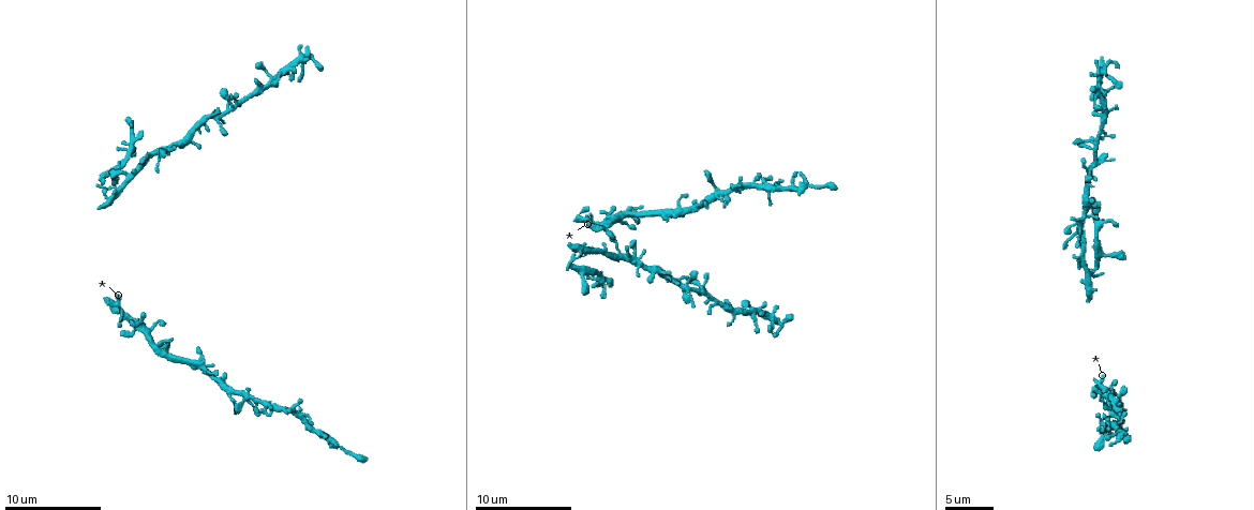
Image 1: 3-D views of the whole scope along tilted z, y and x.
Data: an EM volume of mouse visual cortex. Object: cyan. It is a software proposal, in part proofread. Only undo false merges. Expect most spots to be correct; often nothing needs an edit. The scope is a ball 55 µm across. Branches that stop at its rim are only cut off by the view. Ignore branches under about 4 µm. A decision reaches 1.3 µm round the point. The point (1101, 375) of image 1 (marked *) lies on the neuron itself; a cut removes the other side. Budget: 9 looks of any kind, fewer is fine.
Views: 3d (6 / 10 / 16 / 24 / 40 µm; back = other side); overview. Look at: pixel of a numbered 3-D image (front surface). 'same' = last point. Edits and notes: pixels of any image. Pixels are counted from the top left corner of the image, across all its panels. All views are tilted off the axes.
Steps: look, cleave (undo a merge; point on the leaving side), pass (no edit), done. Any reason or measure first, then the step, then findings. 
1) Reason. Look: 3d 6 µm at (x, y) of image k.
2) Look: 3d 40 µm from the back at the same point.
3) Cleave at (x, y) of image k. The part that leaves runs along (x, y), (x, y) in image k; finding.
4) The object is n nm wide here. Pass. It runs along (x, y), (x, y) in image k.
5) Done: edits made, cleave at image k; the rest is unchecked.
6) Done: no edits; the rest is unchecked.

A narrow waist. Look: 3d 10 µm at (639, 261) of image 1.

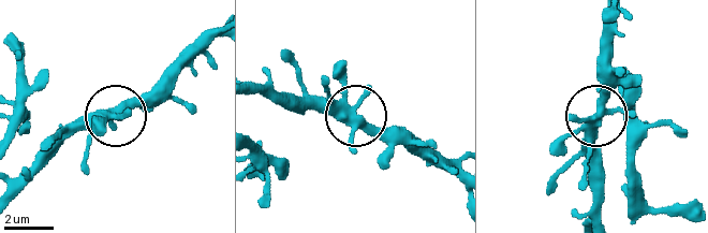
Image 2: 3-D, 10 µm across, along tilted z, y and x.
Closer look. Look: 3d 6 µm at (115, 118) of image 2.

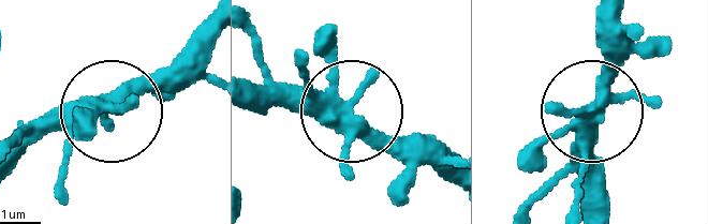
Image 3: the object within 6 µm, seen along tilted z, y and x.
Pass. One neuron here.

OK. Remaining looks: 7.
Looks like a crossing. Look: 3d 16 µm at (1094, 167) of image 1.

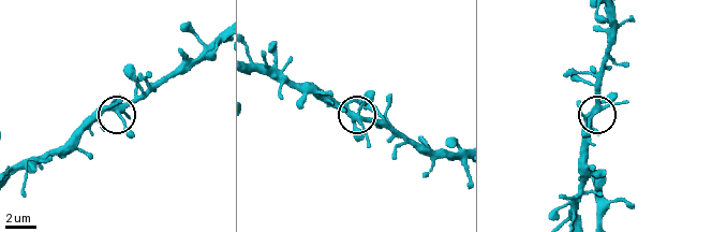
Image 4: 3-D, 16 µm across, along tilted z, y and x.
Pass. One neuron here.

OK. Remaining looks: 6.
Calibre changes. Look: 3d 6 µm at (254, 95) of image 1.

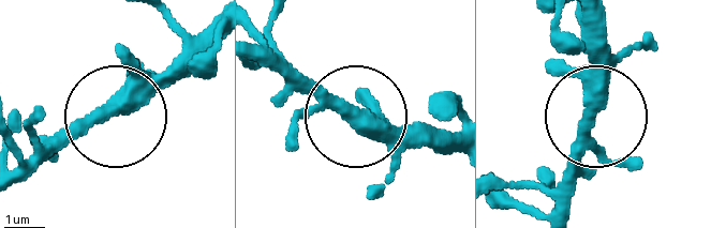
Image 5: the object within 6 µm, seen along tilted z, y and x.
Pass. It runs along (556, 217), (596, 114), (596, 15) in image 5; one neuron here.

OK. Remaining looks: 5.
Looks like a crossing. Look: 3d 10 µm at (717, 191) of image 1.

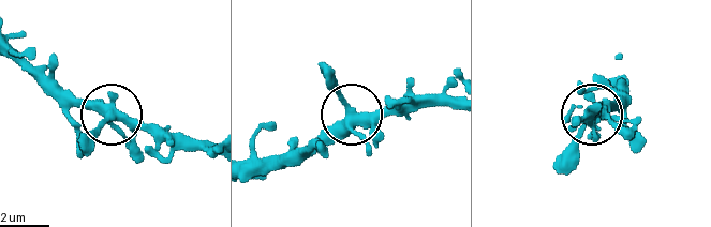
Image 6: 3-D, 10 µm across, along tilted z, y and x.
Look: 3d 10 µm from the back at (112, 117) of image 6.

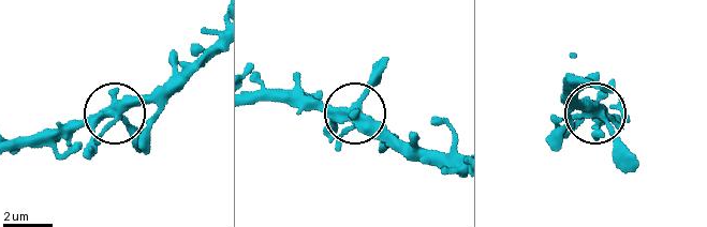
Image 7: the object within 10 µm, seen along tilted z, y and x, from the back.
Pass. One neuron here.

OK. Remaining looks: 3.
Done: no edits; the rest is unchecked.

